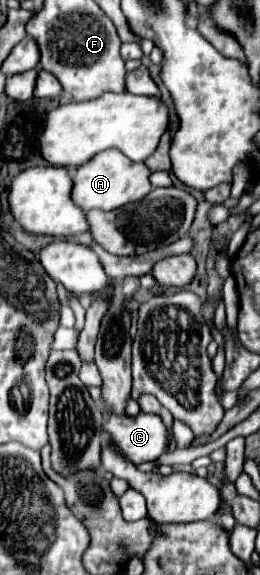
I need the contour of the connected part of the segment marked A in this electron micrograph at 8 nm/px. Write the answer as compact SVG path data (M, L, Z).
M104 150L102 154L96 154L94 158L90 158L90 162L82 164L76 170L74 190L72 190L74 204L78 204L78 208L82 208L86 212L92 208L114 210L124 204L138 202L152 190L148 178L150 178L150 170L146 164L132 162L120 150Z

